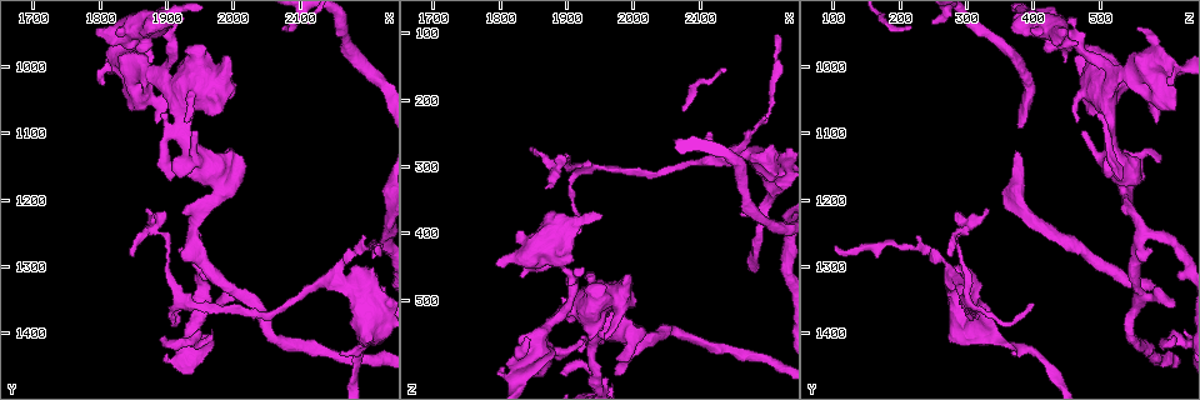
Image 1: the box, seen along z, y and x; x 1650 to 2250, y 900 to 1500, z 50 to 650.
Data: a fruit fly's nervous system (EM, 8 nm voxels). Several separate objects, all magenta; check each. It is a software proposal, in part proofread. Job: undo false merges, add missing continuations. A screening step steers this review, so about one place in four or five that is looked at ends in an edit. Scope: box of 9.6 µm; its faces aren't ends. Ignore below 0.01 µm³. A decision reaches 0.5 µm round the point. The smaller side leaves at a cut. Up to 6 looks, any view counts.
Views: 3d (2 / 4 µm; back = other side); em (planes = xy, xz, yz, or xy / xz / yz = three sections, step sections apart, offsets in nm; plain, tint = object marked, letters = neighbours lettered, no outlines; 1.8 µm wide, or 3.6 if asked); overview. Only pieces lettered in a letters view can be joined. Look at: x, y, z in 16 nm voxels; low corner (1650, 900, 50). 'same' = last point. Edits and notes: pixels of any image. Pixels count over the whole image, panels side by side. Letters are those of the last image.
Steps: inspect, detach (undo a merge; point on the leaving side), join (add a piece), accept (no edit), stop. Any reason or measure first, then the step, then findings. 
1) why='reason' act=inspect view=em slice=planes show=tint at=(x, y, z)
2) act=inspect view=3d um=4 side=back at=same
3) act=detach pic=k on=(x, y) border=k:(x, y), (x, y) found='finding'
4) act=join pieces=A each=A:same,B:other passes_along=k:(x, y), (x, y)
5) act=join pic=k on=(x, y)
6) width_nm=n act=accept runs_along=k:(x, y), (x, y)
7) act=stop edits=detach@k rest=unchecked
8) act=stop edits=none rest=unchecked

act=inspect view=em slice=xz step=16 show=letters at=(2165, 1430, 370)

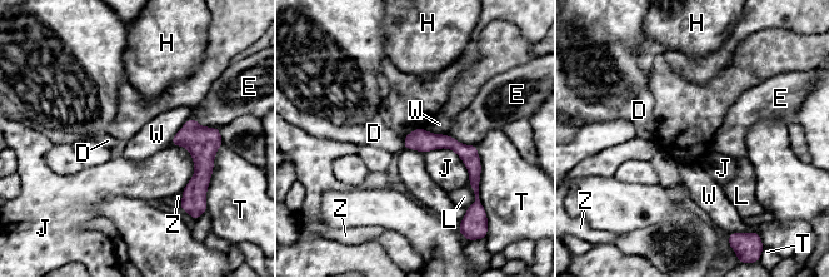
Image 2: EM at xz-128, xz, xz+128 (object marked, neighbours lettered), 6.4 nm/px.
act=inspect view=em slice=planes show=letters at=same

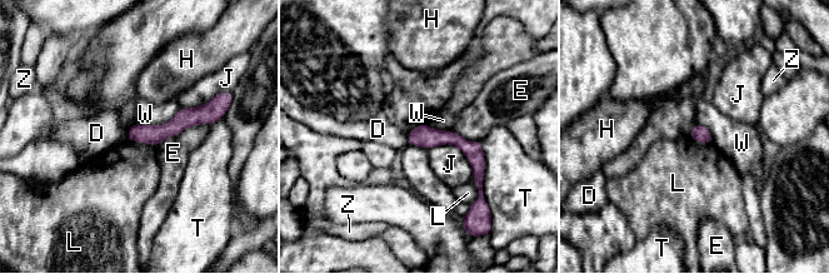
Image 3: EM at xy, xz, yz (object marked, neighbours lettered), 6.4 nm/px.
longest_contact=E:380nm act=accept each=D:other,E:other,H:other,J:other,L:other,T:other,W:other,Z:other found='none of them fits'

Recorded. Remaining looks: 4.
why='calibre changes' act=inspect view=em um=3.6 slice=xz step=8 show=tint at=(1945, 1010, 490)

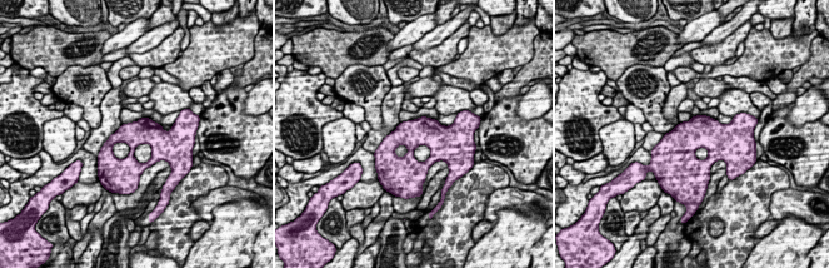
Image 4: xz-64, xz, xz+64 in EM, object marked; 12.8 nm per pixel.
why='another direction' act=inspect view=em um=3.6 slice=planes show=letters at=same

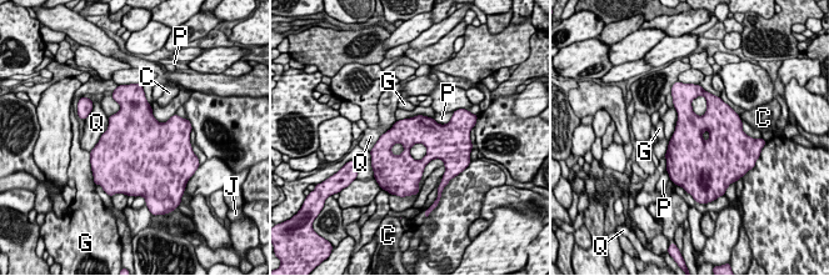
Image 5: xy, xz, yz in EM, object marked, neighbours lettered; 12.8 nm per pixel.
act=accept each=C:other,G:other,J:other,P:other,Q:other runs_along=5:(447, 135), (394, 135), (376, 147) found='all the same neuron'

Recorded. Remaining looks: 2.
why='sharp bend' act=inspect view=em slice=planes show=tint at=(1900, 1260, 290)

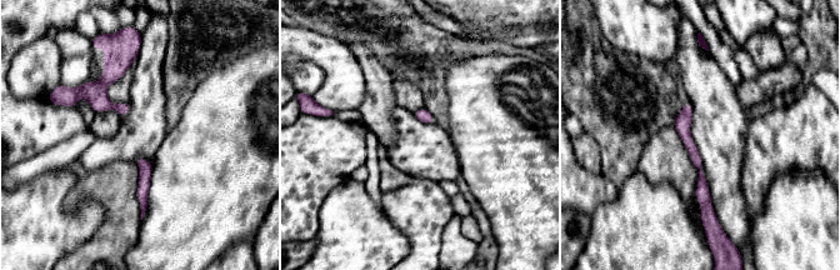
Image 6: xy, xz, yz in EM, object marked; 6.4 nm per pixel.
why='see the neighbours' act=inspect view=em slice=planes show=letters at=same

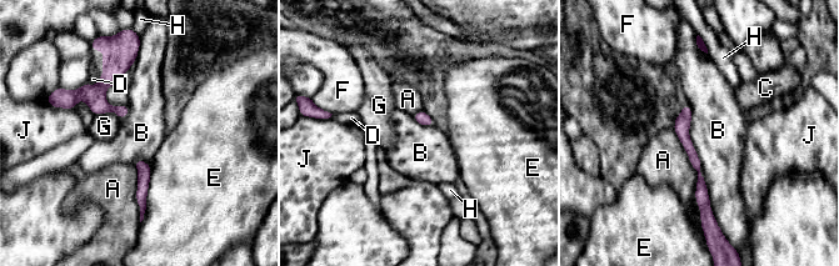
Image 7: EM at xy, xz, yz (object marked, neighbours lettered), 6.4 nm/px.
longest_contact=B:750nm act=accept each=A:other,B:other,C:other,D:other,E:other,F:other,G:other,H:other,J:other found='continuous, no second neuron'

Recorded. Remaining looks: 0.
act=stop edits=none rest=unchecked

